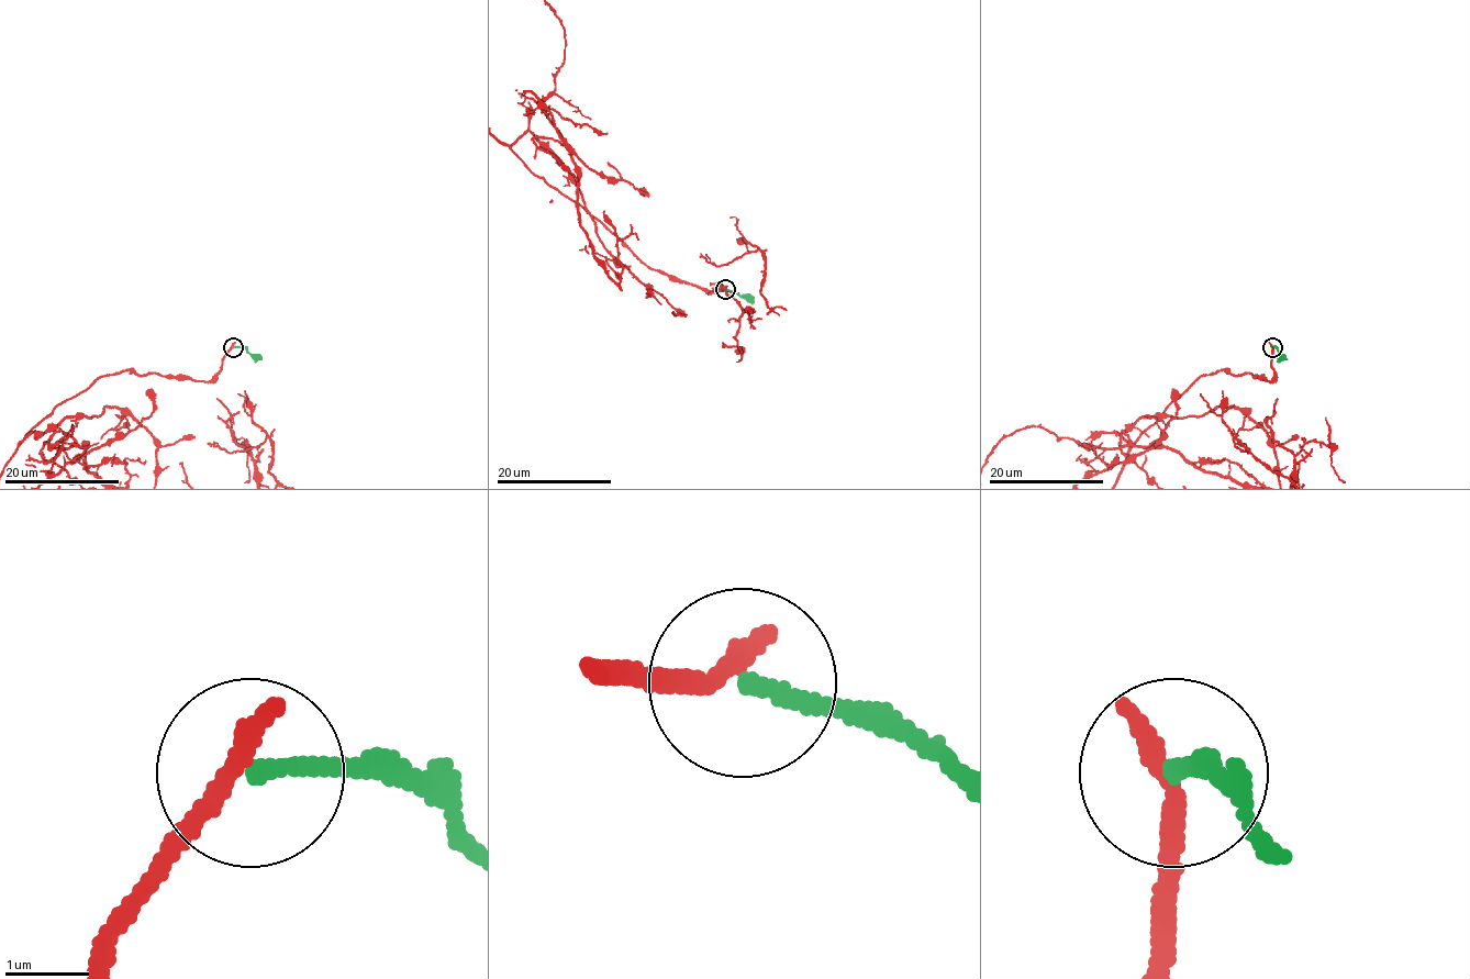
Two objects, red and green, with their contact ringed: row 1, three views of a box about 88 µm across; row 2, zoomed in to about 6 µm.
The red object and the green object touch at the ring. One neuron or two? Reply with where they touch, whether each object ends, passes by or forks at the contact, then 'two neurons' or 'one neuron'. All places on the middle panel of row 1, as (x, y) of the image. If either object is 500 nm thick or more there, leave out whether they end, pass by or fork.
place (725, 289); red ends; green ends; two neurons

